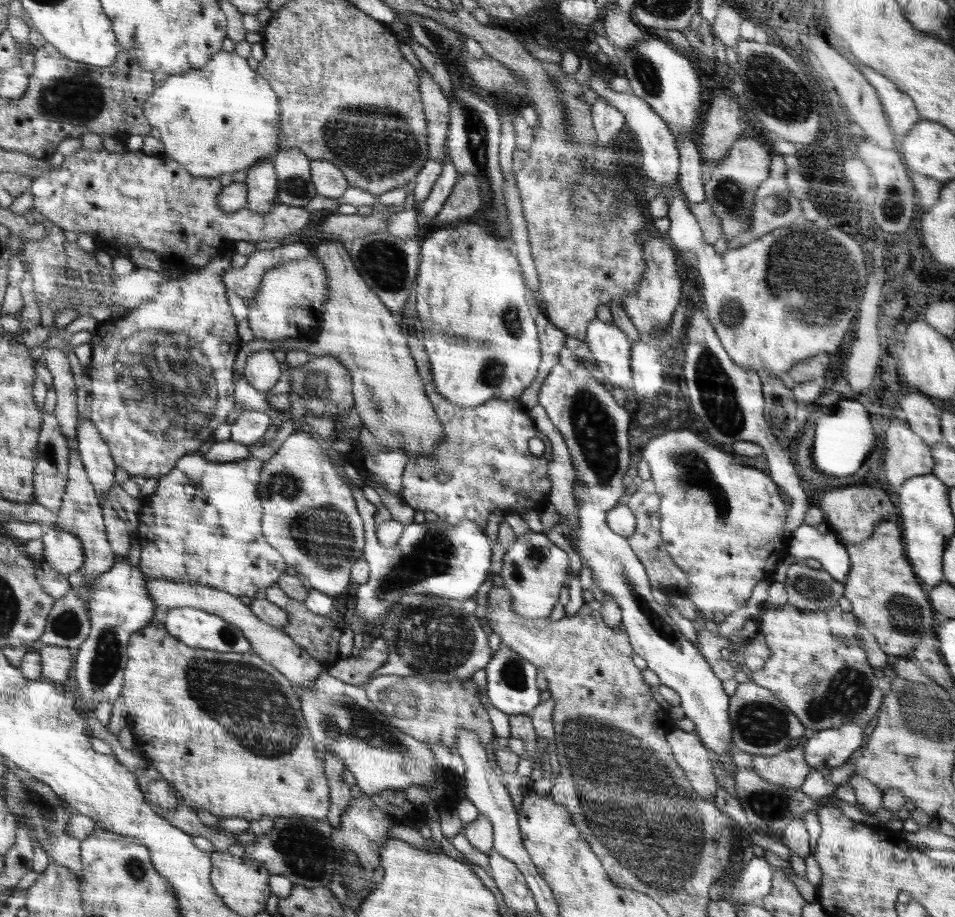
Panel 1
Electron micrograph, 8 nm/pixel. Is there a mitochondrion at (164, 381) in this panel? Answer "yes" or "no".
yes

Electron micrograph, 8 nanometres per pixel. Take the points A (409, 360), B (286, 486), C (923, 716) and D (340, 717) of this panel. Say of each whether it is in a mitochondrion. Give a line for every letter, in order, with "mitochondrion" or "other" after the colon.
A: other
B: mitochondrion
C: mitochondrion
D: mitochondrion

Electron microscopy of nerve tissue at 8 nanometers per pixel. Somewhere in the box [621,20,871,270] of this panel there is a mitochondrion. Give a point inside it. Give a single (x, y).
(782, 94)

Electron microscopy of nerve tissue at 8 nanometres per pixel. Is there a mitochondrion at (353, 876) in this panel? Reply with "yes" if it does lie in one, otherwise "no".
yes

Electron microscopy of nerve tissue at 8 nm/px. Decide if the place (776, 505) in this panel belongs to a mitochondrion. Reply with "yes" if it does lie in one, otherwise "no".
no

